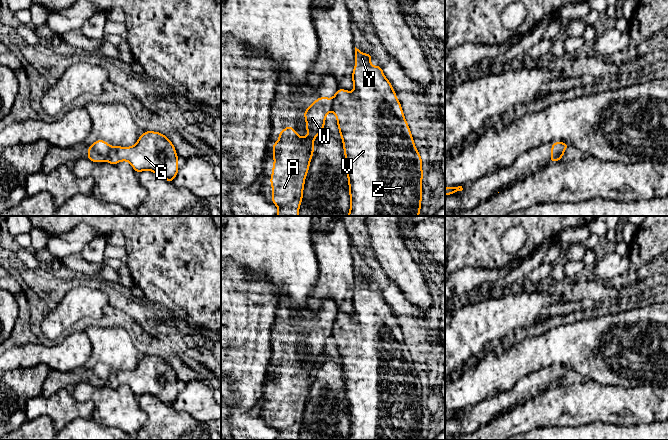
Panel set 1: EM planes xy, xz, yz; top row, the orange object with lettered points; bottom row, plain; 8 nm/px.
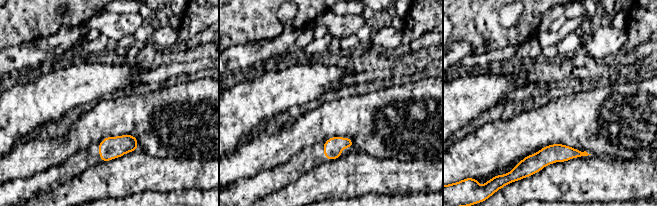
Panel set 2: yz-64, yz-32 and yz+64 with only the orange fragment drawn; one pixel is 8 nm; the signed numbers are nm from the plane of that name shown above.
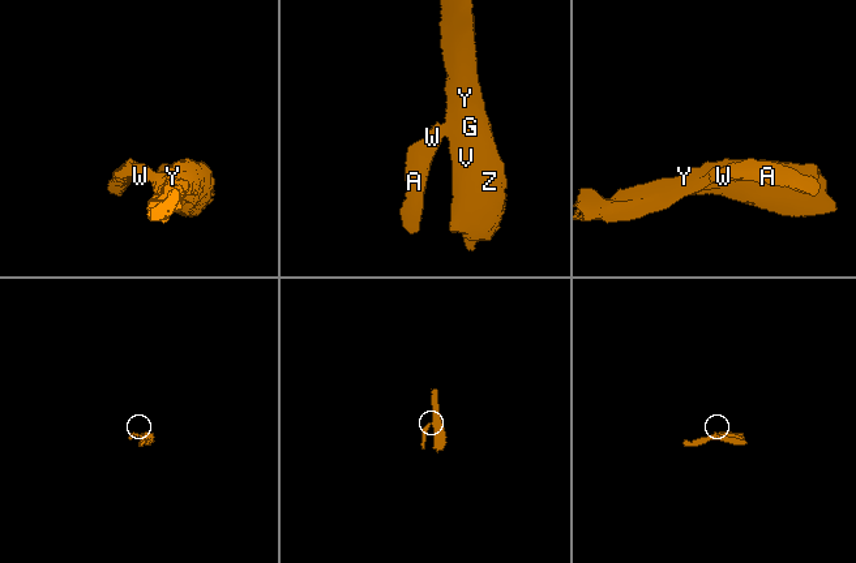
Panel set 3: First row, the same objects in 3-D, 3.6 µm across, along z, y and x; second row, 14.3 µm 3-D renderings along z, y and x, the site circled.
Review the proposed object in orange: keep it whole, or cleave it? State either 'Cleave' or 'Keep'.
Cleave

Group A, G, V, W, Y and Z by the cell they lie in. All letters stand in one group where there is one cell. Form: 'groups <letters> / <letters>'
groups A W / G V Y Z

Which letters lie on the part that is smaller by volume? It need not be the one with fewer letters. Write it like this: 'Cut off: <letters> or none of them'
Cut off: A, W

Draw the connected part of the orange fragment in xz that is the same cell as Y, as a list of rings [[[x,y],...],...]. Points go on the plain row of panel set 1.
[[[355,271],[356,287],[352,296],[354,315],[339,312],[329,323],[336,339],[342,362],[348,401],[350,434],[348,440],[419,440],[422,425],[422,382],[414,368],[396,317],[385,301],[382,290],[372,290],[371,277],[364,278]]]

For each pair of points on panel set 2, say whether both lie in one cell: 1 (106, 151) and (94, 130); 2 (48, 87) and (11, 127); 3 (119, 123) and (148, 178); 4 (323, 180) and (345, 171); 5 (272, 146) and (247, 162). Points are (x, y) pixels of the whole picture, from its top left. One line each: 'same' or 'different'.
1: different
2: same
3: different
4: same
5: same

